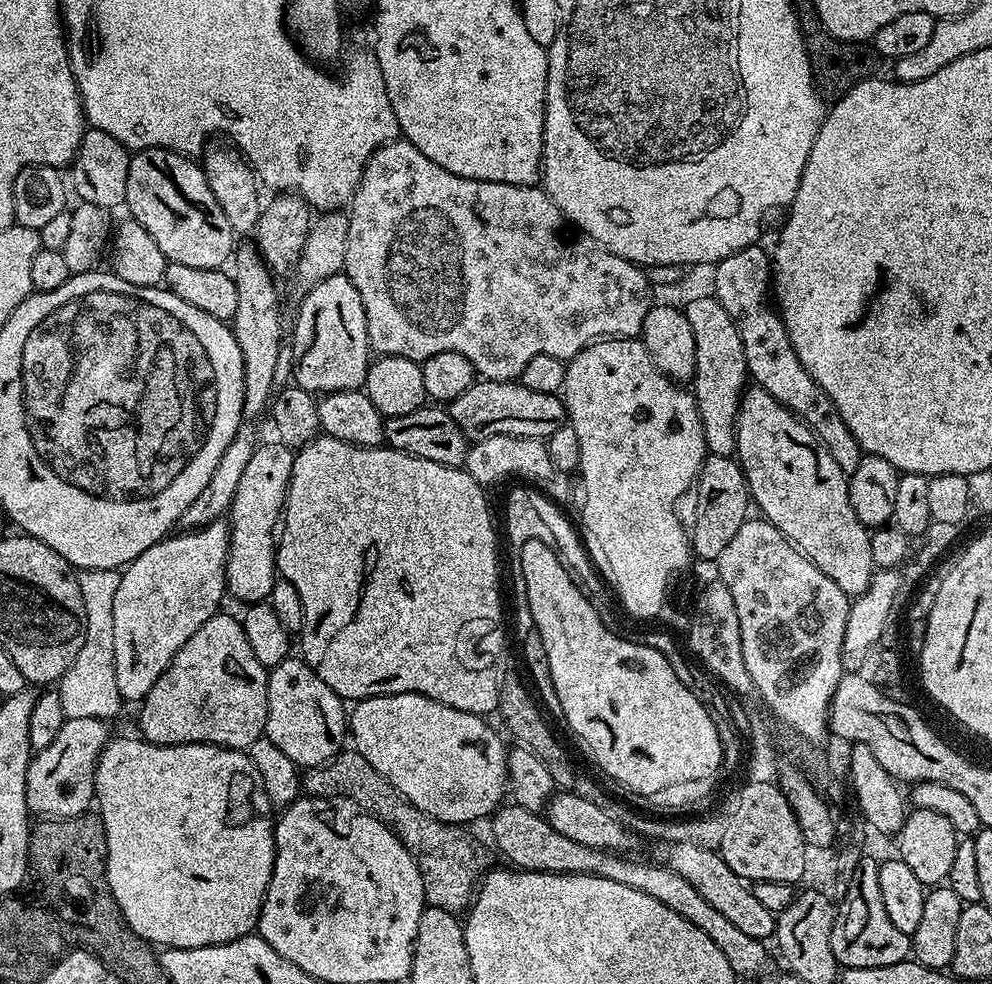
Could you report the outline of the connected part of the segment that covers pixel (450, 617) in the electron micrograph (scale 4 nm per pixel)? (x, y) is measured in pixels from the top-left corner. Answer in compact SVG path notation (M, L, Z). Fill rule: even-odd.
M320 434L293 455L282 527L276 541L276 570L279 579L290 582L298 590L298 598L302 598L306 614L306 622L298 633L304 651L302 658L341 700L359 702L371 696L417 692L476 716L497 711L504 676L510 672L510 666L504 657L504 608L500 605L500 572L496 569L496 528L484 493L482 485L463 467L451 468L387 446L363 448Z

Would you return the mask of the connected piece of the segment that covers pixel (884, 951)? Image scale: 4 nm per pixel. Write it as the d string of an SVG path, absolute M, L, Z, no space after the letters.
M864 858L854 874L849 890L842 897L836 914L836 925L832 931L832 949L837 964L844 968L873 968L874 966L894 966L909 959L912 951L912 937L902 934L894 927L886 914L882 902L882 889L878 886L879 863Z

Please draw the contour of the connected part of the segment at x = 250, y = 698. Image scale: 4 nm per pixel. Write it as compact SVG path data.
M217 614L197 630L174 654L170 666L154 682L140 708L139 735L152 744L217 744L223 748L248 750L254 741L265 735L266 714L268 713L269 669L254 658L250 642L246 642L243 623L232 616Z

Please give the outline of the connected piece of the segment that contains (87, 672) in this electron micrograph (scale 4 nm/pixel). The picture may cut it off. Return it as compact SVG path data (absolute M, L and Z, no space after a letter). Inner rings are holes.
M114 568L101 572L80 570L76 577L78 590L82 590L82 606L86 606L86 630L78 658L70 662L66 674L58 681L62 710L67 718L98 718L112 722L122 707L114 666L114 594L118 594L120 572Z

